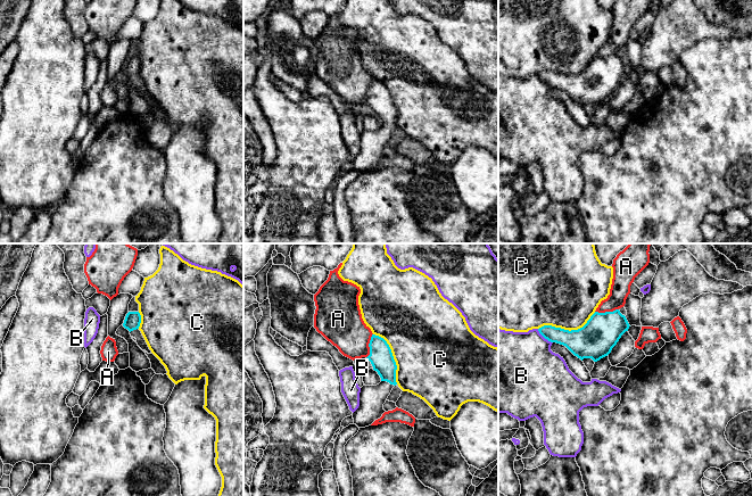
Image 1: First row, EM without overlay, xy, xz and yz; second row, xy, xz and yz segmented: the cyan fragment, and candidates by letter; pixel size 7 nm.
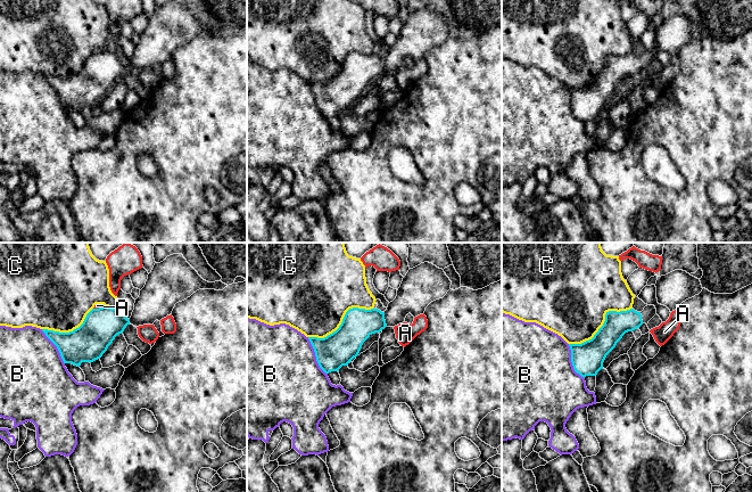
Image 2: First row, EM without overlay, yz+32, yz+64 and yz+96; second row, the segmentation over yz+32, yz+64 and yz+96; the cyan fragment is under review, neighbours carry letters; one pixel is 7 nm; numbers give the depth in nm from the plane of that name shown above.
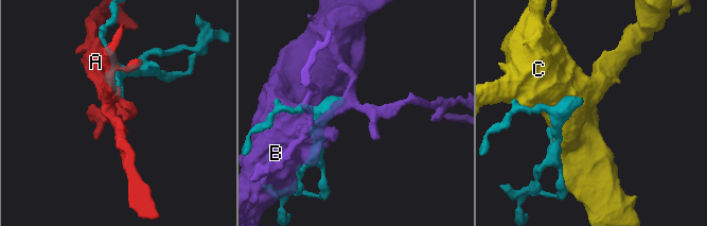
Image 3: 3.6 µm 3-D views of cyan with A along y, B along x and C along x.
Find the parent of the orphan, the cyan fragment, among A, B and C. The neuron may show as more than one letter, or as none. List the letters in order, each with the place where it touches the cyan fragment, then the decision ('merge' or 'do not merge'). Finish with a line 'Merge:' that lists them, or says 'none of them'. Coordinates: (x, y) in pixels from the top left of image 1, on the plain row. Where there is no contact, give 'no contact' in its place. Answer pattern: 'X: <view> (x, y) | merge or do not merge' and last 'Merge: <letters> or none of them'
A: xz (369, 91) | do not merge
B: yz (544, 82) | do not merge
C: yz (567, 75) | do not merge
Merge: none of them

